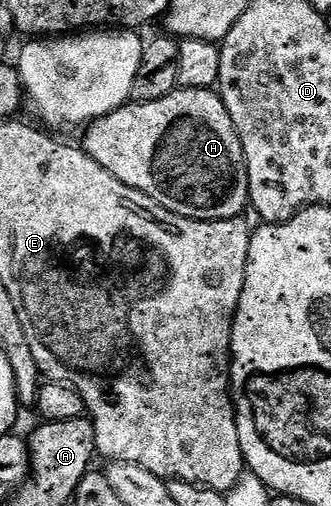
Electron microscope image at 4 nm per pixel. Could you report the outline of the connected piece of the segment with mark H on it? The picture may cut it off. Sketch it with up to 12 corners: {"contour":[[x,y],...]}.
{"contour":[[213,89],[85,127],[86,154],[168,212],[250,206],[244,148]]}

